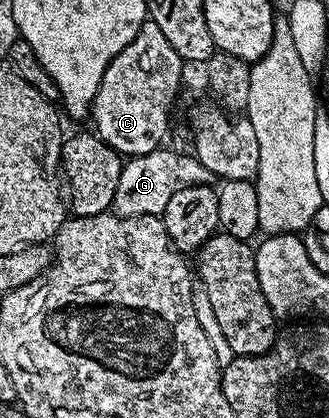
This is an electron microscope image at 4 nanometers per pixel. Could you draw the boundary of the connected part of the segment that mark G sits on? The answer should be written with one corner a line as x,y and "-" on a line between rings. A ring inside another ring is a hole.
160,147
147,155
130,158
124,162
121,177
114,192
112,208
120,217
153,214
162,216
170,199
183,187
195,184
214,184
215,173
200,165
194,154
171,151
168,147

